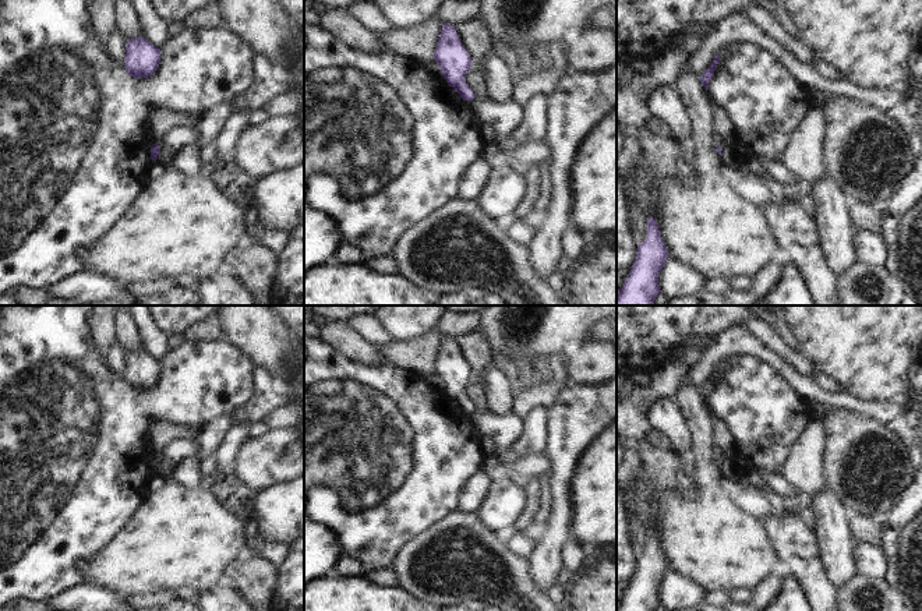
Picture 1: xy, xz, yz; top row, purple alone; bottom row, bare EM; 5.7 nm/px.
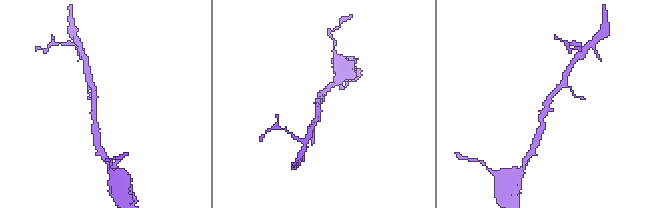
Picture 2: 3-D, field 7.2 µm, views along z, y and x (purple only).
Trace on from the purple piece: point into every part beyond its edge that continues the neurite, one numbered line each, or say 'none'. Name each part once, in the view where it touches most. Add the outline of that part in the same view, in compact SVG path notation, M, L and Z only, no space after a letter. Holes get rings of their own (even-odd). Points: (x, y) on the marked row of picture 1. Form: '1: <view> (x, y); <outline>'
none

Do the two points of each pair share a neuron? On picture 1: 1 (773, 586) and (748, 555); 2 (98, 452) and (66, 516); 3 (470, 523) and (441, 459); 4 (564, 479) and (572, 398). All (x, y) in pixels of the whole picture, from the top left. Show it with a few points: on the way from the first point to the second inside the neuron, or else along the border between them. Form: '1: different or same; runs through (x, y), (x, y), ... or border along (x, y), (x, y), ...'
1: different; border along (780, 567), (752, 592)
2: same; runs through (82, 468), (69, 481), (67, 501)
3: different; border along (455, 509), (427, 527)
4: same; runs through (564, 459), (564, 445), (571, 431), (572, 417)

